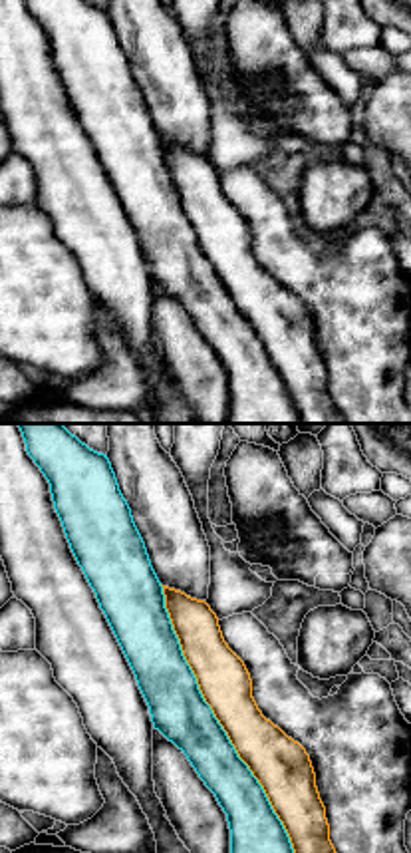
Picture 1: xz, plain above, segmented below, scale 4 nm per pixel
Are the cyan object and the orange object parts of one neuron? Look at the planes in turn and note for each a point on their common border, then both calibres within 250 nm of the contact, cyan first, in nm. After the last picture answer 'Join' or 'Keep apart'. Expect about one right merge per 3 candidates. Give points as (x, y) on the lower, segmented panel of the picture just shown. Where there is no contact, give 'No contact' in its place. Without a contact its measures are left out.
Touches cyan at (215, 718). Thickness 220 nm (cyan) against 200 nm

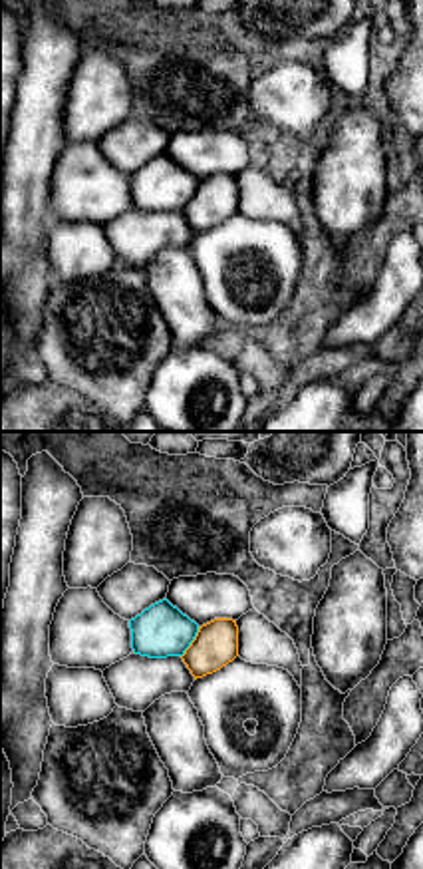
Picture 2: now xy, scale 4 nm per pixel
Touches cyan at (191, 641). Thickness 220 nm (cyan) against 180 nm

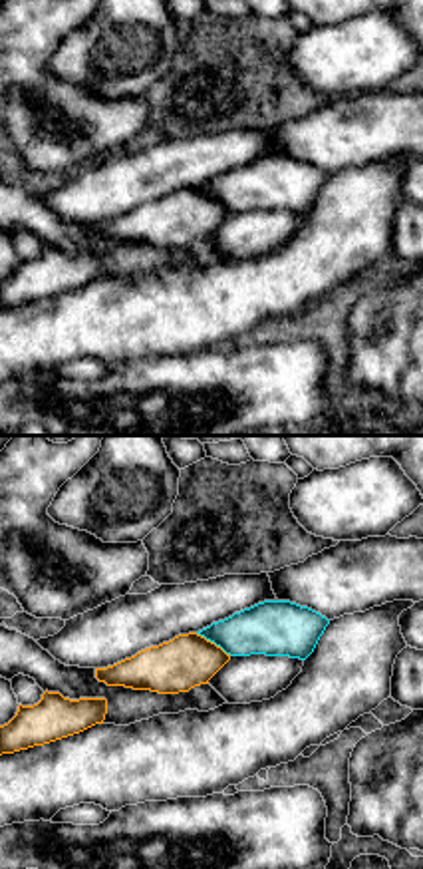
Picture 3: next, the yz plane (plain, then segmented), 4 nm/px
Touches cyan at (213, 641). Thickness 220 nm (cyan) against 220 nm

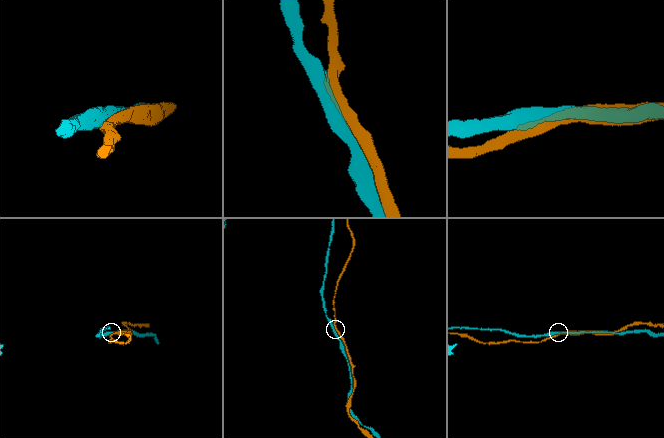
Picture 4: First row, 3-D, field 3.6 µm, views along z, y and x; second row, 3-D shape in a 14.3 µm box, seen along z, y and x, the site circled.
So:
Keep apart

